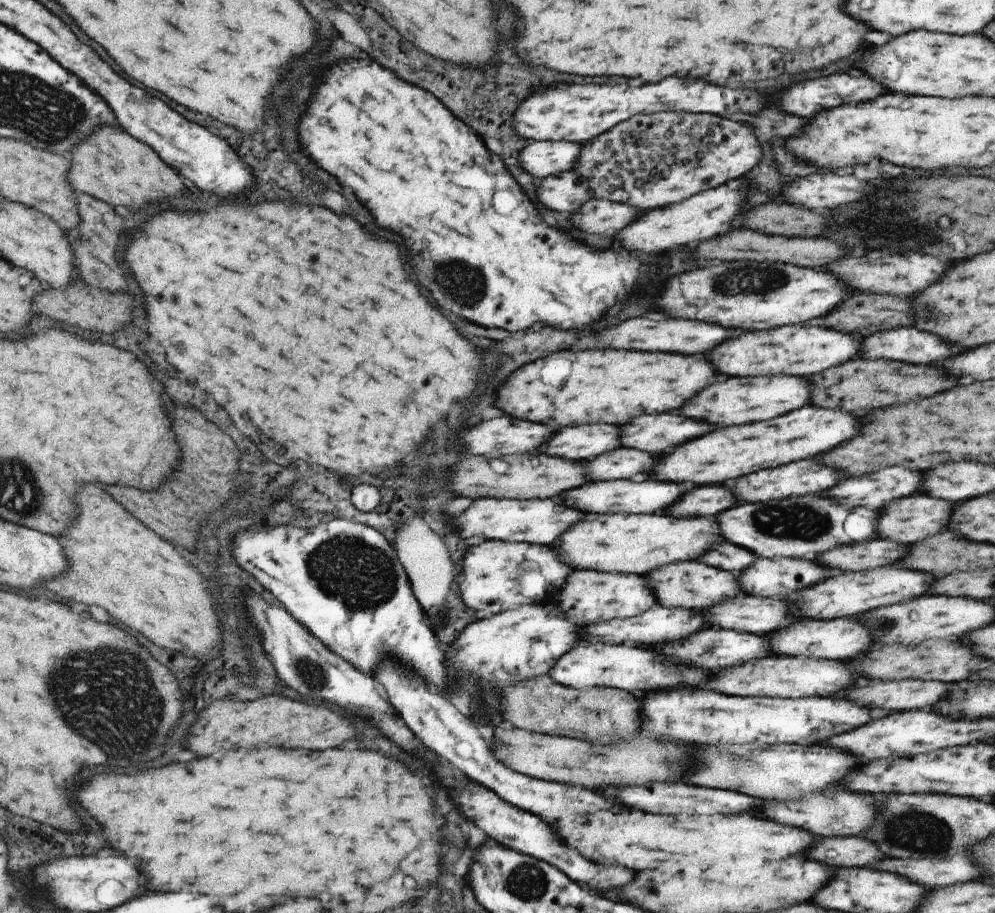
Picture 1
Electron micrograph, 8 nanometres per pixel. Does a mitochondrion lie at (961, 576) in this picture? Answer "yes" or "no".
no

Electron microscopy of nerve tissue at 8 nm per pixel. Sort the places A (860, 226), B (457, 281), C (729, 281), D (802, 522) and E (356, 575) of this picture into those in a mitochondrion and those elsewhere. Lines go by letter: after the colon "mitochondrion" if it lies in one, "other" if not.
A: mitochondrion
B: mitochondrion
C: mitochondrion
D: mitochondrion
E: mitochondrion

